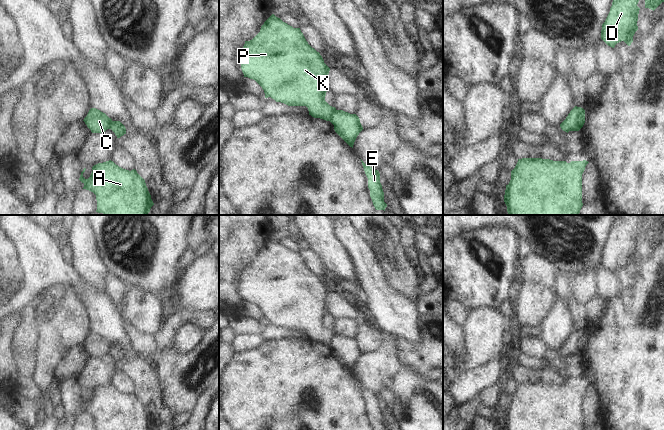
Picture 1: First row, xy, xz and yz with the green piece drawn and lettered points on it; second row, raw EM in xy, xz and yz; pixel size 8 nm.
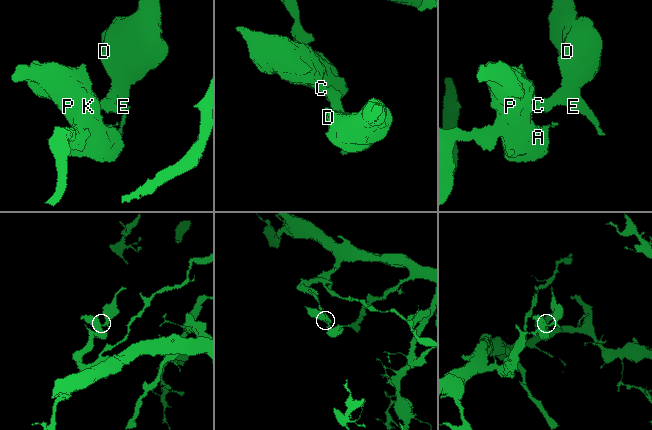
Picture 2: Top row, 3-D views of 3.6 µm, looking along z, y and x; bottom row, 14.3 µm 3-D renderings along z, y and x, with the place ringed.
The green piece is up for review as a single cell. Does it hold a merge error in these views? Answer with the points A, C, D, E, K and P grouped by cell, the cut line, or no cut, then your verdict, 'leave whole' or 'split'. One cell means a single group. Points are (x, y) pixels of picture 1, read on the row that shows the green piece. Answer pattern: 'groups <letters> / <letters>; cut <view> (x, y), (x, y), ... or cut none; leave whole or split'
groups A C K P / D E; cut xz (336, 110), (330, 121); split

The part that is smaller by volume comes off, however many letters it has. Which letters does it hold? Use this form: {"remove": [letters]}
{"remove": ["D", "E"]}

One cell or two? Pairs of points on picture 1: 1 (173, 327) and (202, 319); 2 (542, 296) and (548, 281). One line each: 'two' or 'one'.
1: one
2: two

